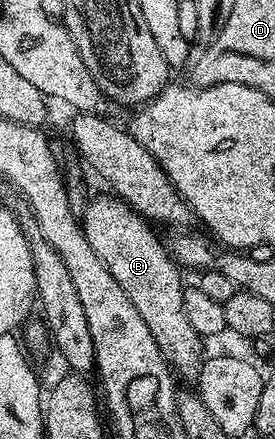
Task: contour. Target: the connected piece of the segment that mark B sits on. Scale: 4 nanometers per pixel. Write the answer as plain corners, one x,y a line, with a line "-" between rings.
115,196
107,197
93,197
85,205
82,225
86,240
90,248
98,252
98,260
110,268
110,276
118,280
122,292
130,296
130,304
134,304
142,320
146,320
146,328
150,328
150,336
154,336
154,344
158,344
169,367
179,377
181,374
194,380
200,375
200,363
204,361
206,351
200,334
194,332
190,320
186,320
186,312
182,312
186,286
180,283
181,267
172,257
166,242
151,230
153,227
143,214
137,214
127,202
121,202

